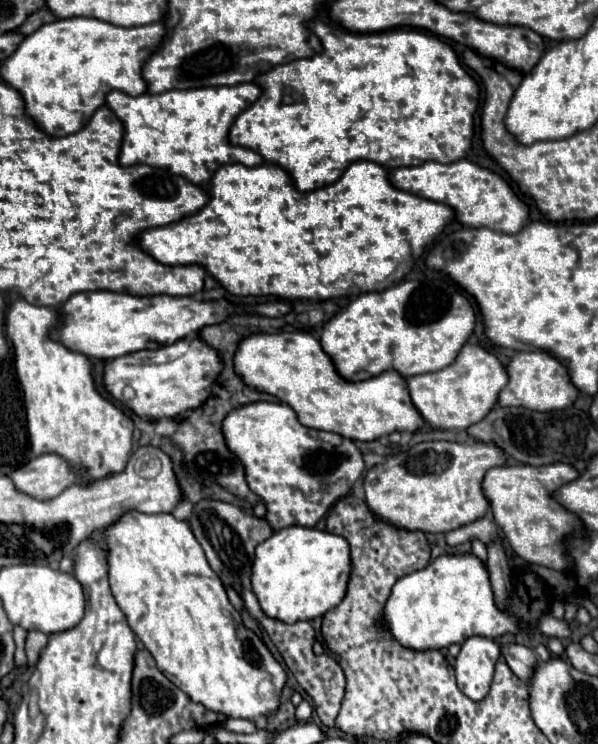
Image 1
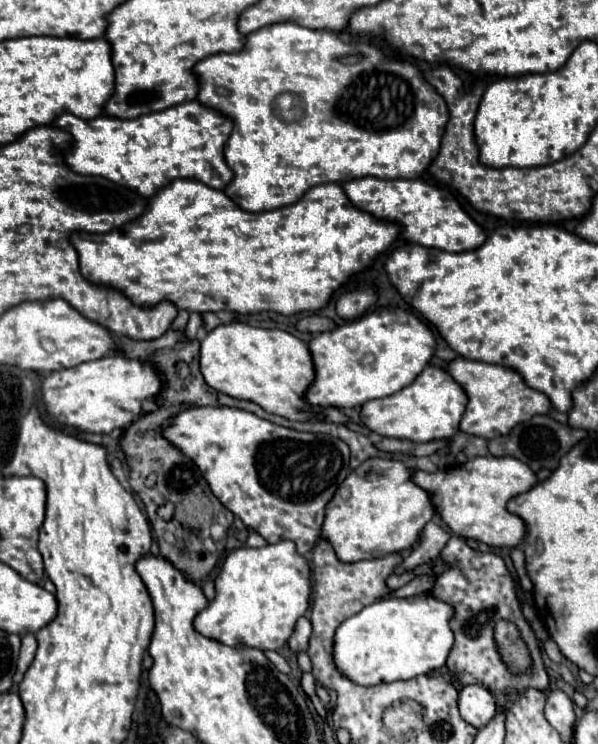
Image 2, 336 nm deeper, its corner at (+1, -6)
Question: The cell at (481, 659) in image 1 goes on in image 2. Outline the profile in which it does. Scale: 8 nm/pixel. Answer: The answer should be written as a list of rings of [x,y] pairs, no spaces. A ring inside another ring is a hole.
[[[467,684],[459,690],[459,710],[465,722],[483,728],[495,716],[495,698],[479,684]]]

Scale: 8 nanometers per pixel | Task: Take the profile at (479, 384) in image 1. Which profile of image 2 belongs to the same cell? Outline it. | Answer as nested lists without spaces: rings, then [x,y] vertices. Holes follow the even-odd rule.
[[[427,366],[413,384],[405,386],[403,390],[387,396],[369,400],[363,404],[361,420],[367,424],[369,430],[387,436],[387,438],[401,438],[411,442],[431,442],[451,438],[459,432],[459,422],[463,418],[463,410],[467,408],[467,392],[451,374],[447,374],[441,366]]]

